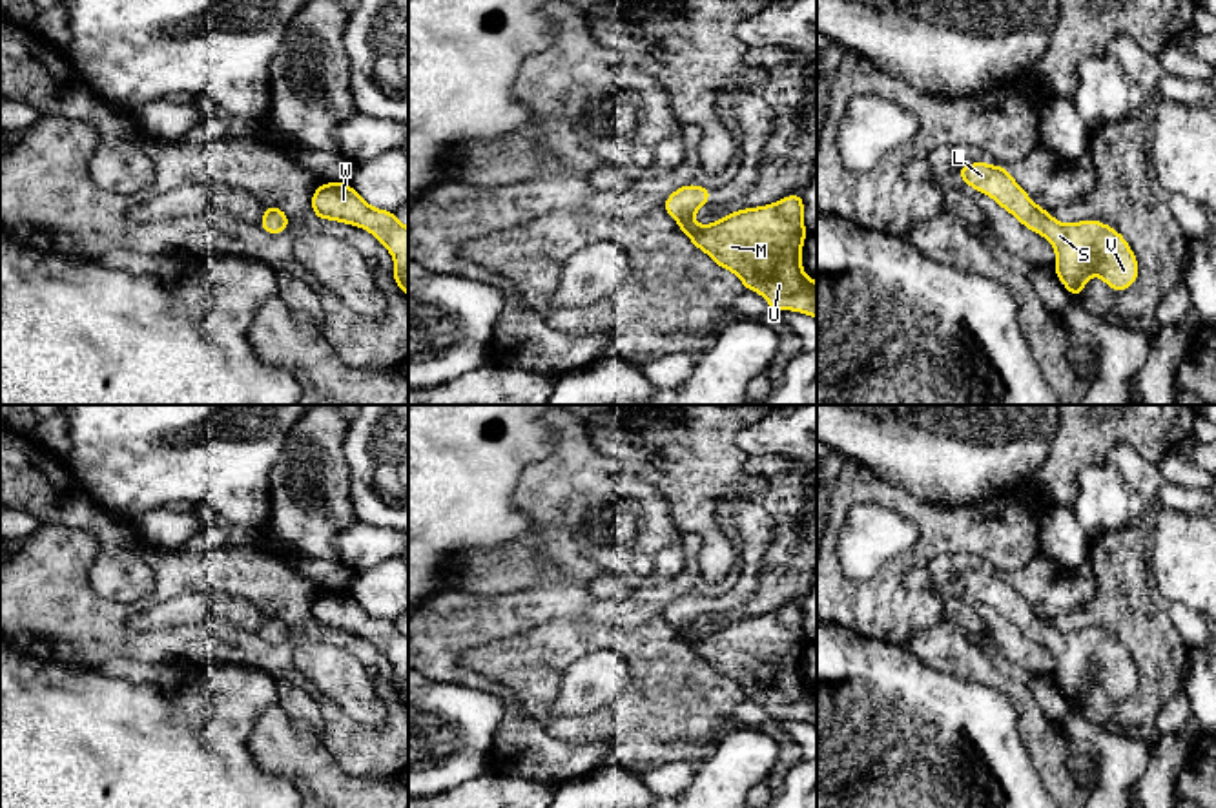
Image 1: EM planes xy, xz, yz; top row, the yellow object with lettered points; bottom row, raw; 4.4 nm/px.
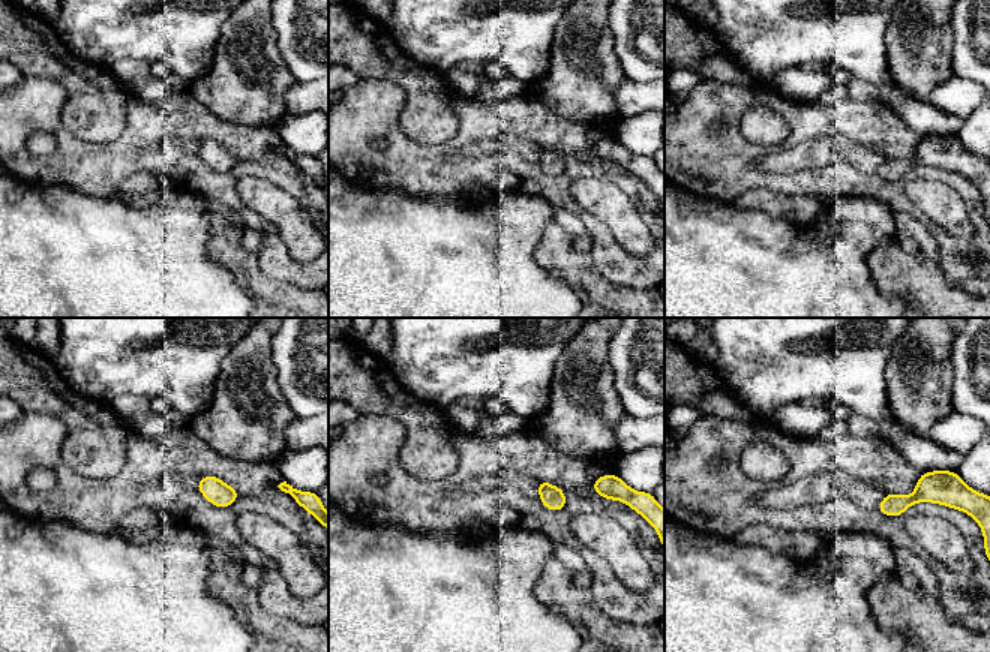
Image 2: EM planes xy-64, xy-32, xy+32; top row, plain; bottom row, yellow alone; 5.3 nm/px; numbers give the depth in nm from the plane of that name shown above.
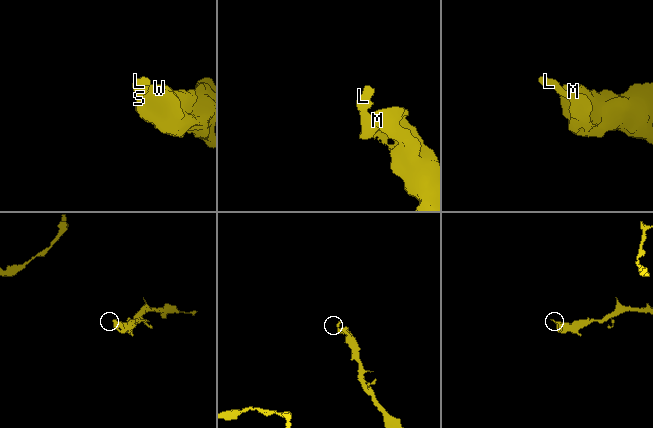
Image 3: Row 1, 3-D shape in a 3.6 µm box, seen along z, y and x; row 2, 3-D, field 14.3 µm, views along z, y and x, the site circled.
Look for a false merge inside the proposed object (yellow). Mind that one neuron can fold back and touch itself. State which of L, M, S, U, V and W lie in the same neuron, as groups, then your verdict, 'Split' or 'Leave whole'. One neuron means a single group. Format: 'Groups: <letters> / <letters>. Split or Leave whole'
Groups: L M S U V W. Leave whole

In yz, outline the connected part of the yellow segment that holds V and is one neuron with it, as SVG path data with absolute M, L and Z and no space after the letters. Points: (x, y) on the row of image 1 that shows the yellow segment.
M984 161L957 166L966 186L992 197L1025 228L1043 235L1056 250L1054 272L1077 299L1092 275L1116 292L1125 292L1139 277L1139 263L1127 239L1112 226L1085 219L1065 224L1036 204L1008 168Z

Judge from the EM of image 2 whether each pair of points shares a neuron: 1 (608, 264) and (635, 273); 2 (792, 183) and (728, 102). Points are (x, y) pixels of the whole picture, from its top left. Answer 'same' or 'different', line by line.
1: same
2: same

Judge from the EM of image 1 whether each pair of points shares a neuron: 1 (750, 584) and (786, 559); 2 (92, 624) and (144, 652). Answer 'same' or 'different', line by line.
1: different
2: same

